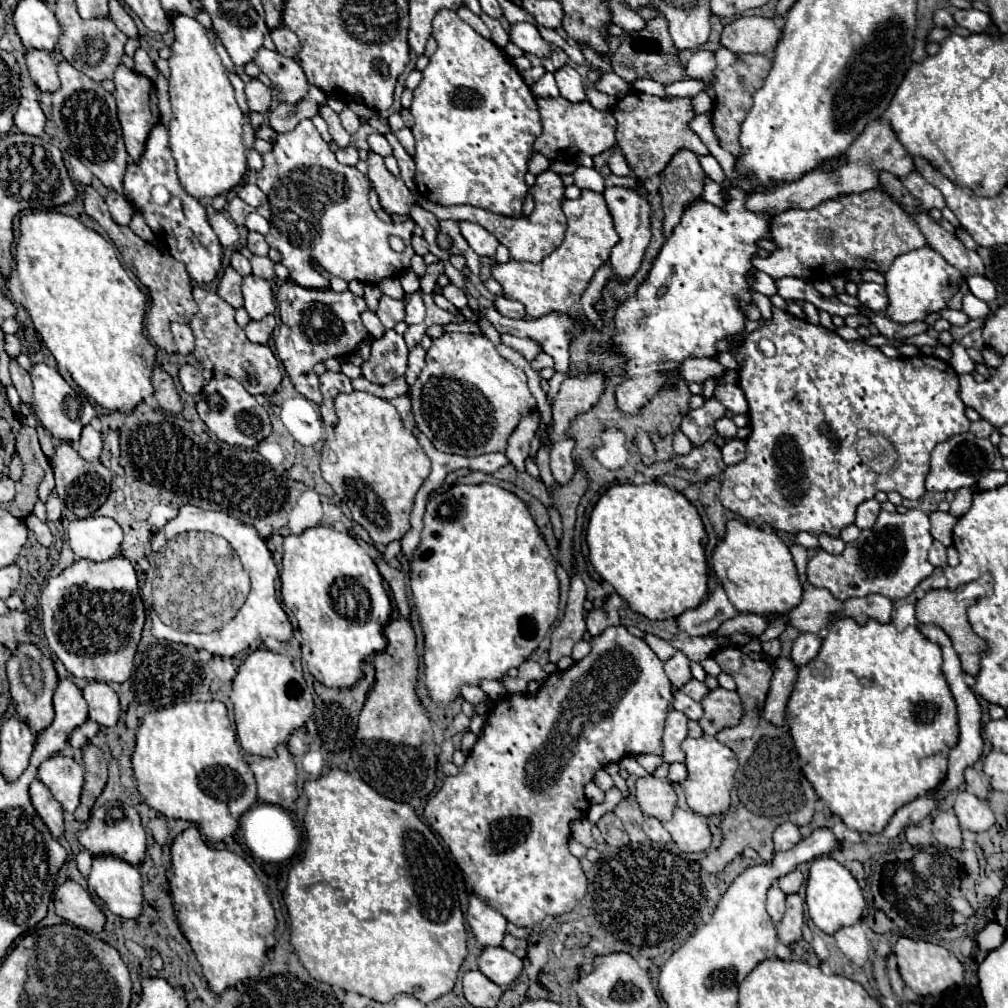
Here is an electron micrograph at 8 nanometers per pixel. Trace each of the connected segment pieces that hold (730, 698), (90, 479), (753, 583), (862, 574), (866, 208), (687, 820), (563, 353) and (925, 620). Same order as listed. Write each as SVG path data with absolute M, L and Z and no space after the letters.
M724 688L712 690L702 700L704 716L698 720L706 736L716 736L724 728L732 728L742 718L742 702L738 692L730 692Z
M60 442L54 452L54 474L56 474L56 492L66 502L68 510L72 510L78 518L92 516L110 494L110 470L100 462L86 462L82 456L74 452L68 442Z
M738 520L726 524L726 536L712 552L712 566L738 612L758 616L788 614L800 604L802 584L788 546L774 530L762 530Z
M882 510L876 526L872 530L862 530L856 542L846 544L844 554L834 556L818 550L806 568L808 582L830 590L838 600L868 594L882 594L890 600L906 598L934 572L934 566L928 562L928 548L932 542L928 514L922 510L908 510L906 514L890 514Z
M882 190L846 194L812 210L786 210L772 218L772 241L778 250L770 258L754 258L754 266L774 280L794 276L810 282L830 280L848 270L886 272L894 258L926 244L918 222Z
M674 808L674 816L664 824L664 828L672 834L674 842L684 852L702 852L710 846L712 840L706 818L692 810Z
M482 308L482 314L498 332L510 332L520 338L530 338L540 344L542 352L550 354L558 366L556 372L568 370L568 346L572 340L574 320L570 314L548 314L538 320L512 320L498 314L494 308Z
M930 590L922 600L916 602L916 620L920 624L936 624L940 626L952 640L954 650L960 656L962 670L970 676L976 676L980 670L980 650L984 648L984 640L978 638L968 622L966 608L970 606L970 600L958 600L958 590Z

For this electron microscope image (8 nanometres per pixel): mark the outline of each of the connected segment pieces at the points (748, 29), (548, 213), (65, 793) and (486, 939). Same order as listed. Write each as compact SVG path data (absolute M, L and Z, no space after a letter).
M750 16L750 18L738 18L730 24L724 26L722 34L720 34L720 44L728 50L732 50L734 54L764 54L766 50L774 50L778 40L780 40L782 30L776 28L776 22L772 18L758 18L758 16Z
M542 172L536 176L536 184L532 186L532 198L534 198L534 210L528 218L520 218L520 220L502 220L500 214L492 214L486 212L482 208L474 208L474 206L442 206L428 202L426 198L420 198L420 206L430 210L438 220L454 220L468 221L480 224L482 228L486 228L492 236L496 236L496 240L500 244L504 244L510 252L512 260L528 260L528 262L540 262L544 256L548 256L550 252L554 252L560 242L564 240L564 230L566 230L566 216L562 212L562 200L564 200L564 186L558 174L554 172Z
M56 754L40 764L38 778L50 788L66 812L72 814L76 810L84 784L84 770L76 760Z
M470 894L470 906L468 906L466 920L480 946L488 948L488 946L502 944L502 938L506 934L506 924L508 924L506 918L474 894Z

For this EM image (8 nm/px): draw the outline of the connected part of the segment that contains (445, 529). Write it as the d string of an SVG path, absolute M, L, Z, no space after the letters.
M454 484L448 492L442 494L432 494L428 504L426 504L426 514L424 514L424 528L420 534L420 544L412 554L410 560L410 590L412 590L412 600L418 610L420 626L424 632L424 686L428 690L428 696L432 702L436 702L440 708L448 708L450 702L460 696L460 688L464 684L480 686L482 680L500 680L506 676L510 668L518 668L528 656L540 646L542 638L546 636L548 628L556 620L558 614L558 590L560 582L556 576L556 558L550 554L544 536L538 532L538 526L534 524L526 504L514 496L512 492L494 486L494 484L478 484L478 486L466 486L466 484Z

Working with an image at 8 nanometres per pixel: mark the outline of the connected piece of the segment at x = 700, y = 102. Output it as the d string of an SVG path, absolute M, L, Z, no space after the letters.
M702 90L700 94L696 94L696 96L692 98L692 104L694 104L694 110L696 110L696 114L702 114L702 112L710 110L710 106L712 106L712 98L708 98L706 90Z

